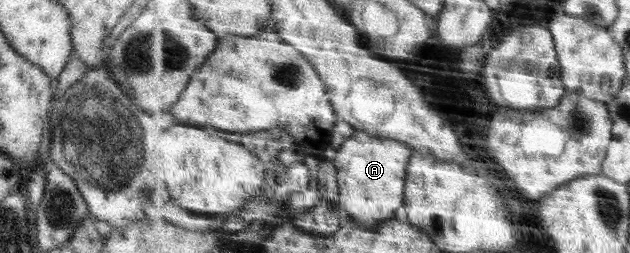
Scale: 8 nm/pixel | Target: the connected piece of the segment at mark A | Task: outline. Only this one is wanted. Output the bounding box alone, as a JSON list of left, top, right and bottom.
[335,130,416,228]

